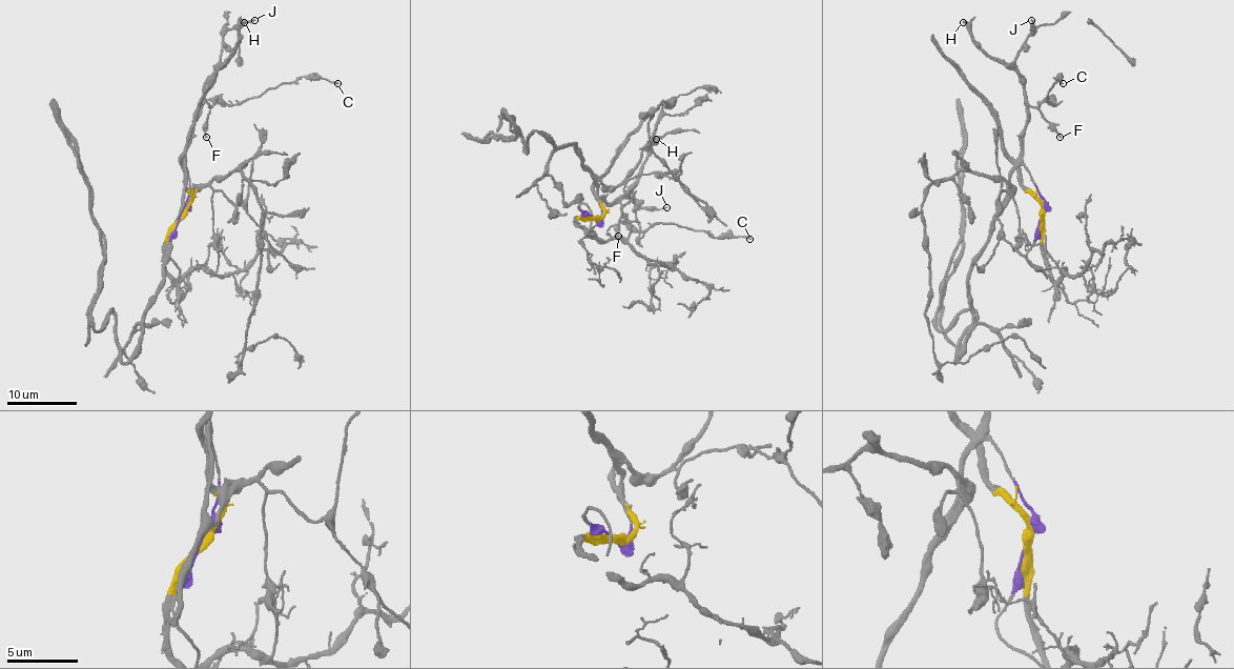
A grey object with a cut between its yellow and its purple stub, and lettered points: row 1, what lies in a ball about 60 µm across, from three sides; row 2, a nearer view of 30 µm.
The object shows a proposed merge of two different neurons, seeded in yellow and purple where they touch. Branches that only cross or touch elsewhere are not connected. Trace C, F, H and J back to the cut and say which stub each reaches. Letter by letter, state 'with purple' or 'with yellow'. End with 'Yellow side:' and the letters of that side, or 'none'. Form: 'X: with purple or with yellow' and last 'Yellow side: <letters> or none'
C: with purple
F: with purple
H: with purple
J: with purple
Yellow side: none

